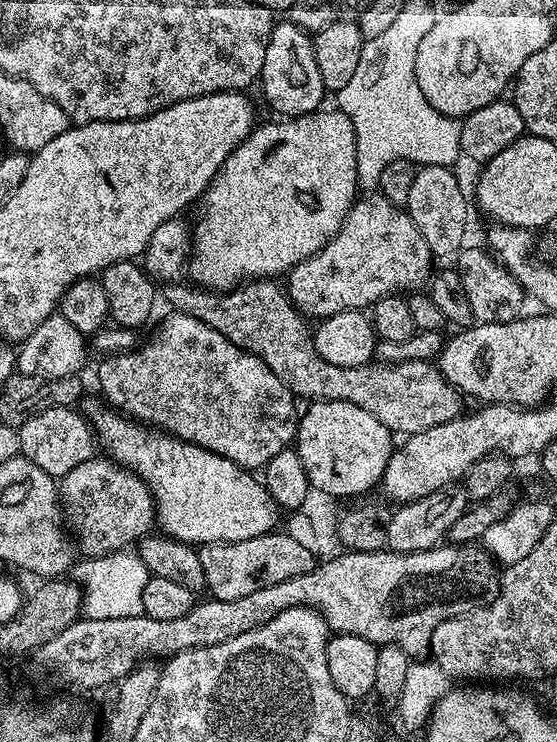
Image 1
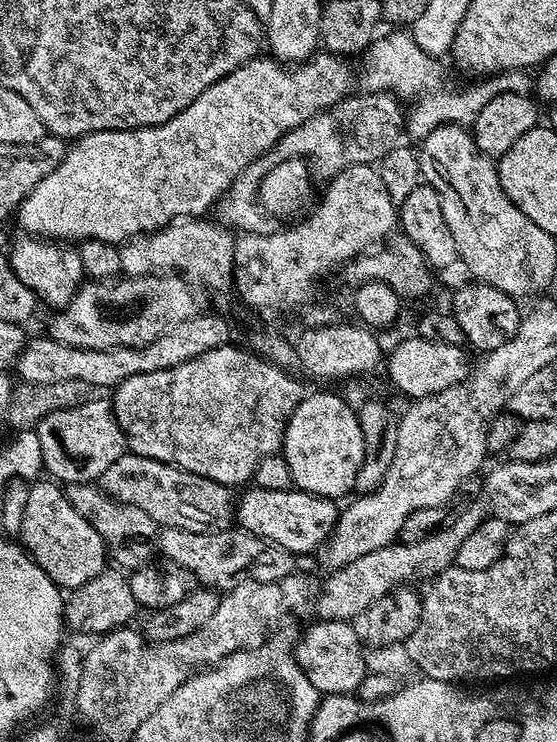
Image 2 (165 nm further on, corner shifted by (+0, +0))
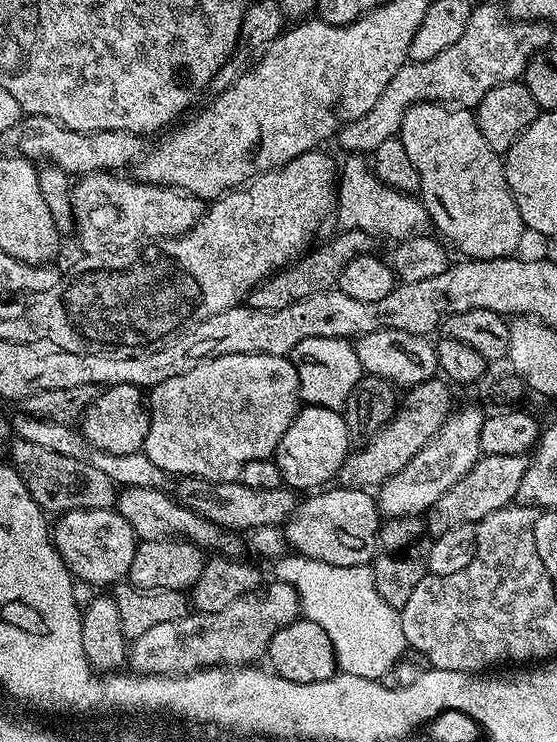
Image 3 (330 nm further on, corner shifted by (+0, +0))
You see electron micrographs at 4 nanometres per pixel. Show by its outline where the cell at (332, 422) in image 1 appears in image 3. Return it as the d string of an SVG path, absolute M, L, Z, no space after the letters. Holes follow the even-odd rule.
M313 404L301 407L290 422L290 426L286 426L286 434L282 434L282 442L278 442L276 447L274 459L284 484L293 490L301 490L300 488L316 490L335 481L339 477L342 462L350 451L348 436L350 430L337 409Z

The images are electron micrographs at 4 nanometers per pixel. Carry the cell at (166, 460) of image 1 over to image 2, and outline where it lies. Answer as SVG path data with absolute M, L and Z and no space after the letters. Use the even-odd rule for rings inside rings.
M252 486L244 491L248 490L241 496L239 493L234 517L244 531L266 538L294 554L312 552L316 547L317 551L331 536L338 515L335 499L299 490L262 490Z

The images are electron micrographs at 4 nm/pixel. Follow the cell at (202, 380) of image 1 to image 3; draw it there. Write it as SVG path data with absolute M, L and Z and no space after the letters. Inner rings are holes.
M255 352L254 354L226 354L213 360L203 360L198 366L194 366L194 370L186 370L186 374L178 374L174 378L166 378L166 382L158 382L158 386L154 386L147 393L146 407L148 410L148 433L142 449L146 458L150 458L150 462L154 462L154 466L158 466L166 474L172 475L173 472L176 478L197 476L200 480L219 482L221 480L236 480L242 466L246 466L246 462L254 462L254 458L266 460L275 457L278 442L282 442L282 434L286 434L286 426L290 426L290 422L300 411L302 401L298 386L298 374L294 370L291 359L288 356L271 356Z

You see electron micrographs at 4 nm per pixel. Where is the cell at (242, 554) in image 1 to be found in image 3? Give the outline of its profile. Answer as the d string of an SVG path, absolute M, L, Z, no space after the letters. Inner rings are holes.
M142 486L120 488L114 507L122 514L122 518L126 518L126 522L130 522L130 526L136 531L140 540L166 540L180 537L212 554L223 554L233 558L241 555L242 540L239 535L212 524L206 517L200 516L180 503L173 495L168 493L167 496L166 493L164 488L143 488Z

